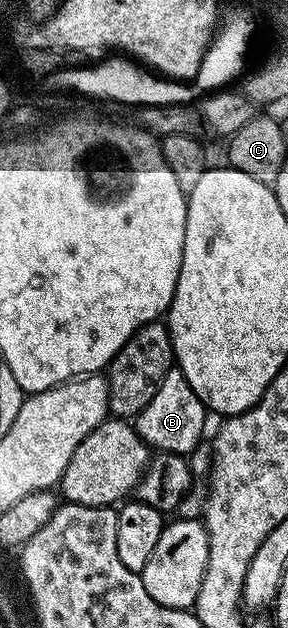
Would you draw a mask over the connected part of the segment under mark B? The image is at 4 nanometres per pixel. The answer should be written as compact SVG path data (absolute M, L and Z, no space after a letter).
M173 367L164 375L156 391L148 400L147 406L133 418L135 431L144 439L151 450L158 453L176 453L190 455L190 452L202 441L202 432L206 429L208 410L206 404L192 391L188 379Z

